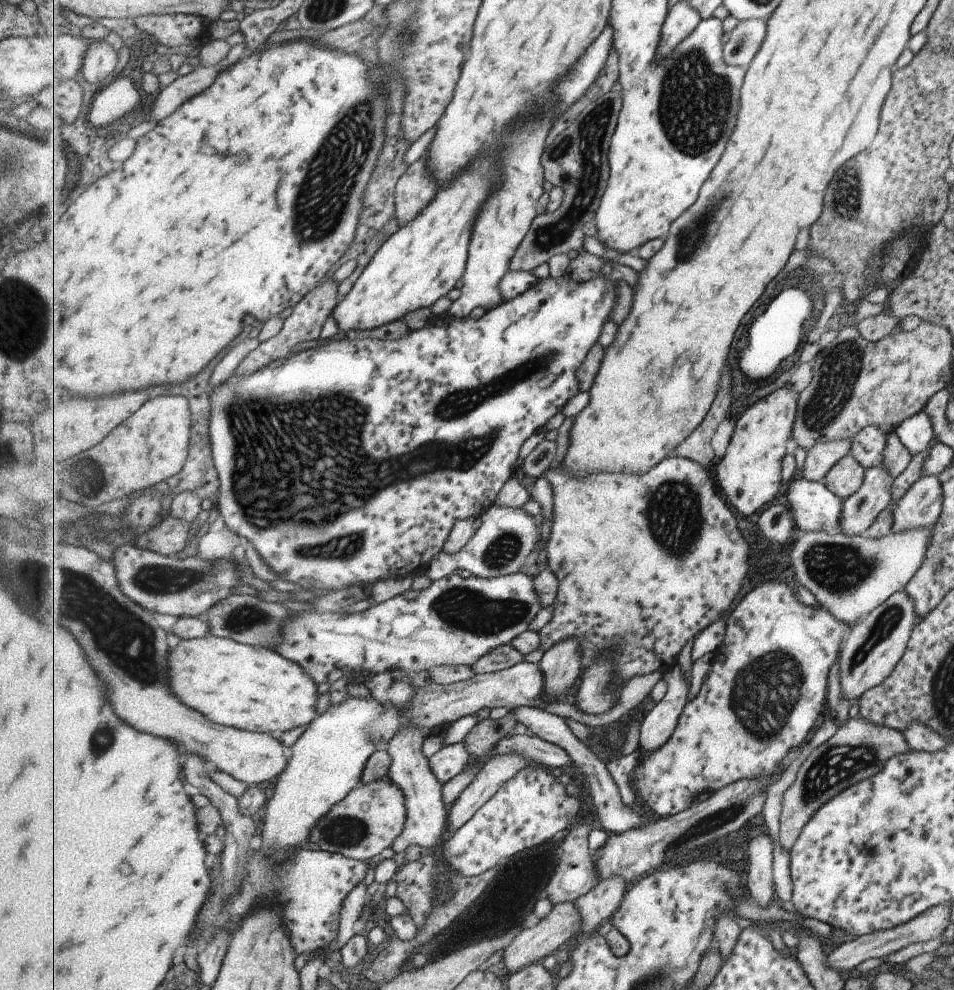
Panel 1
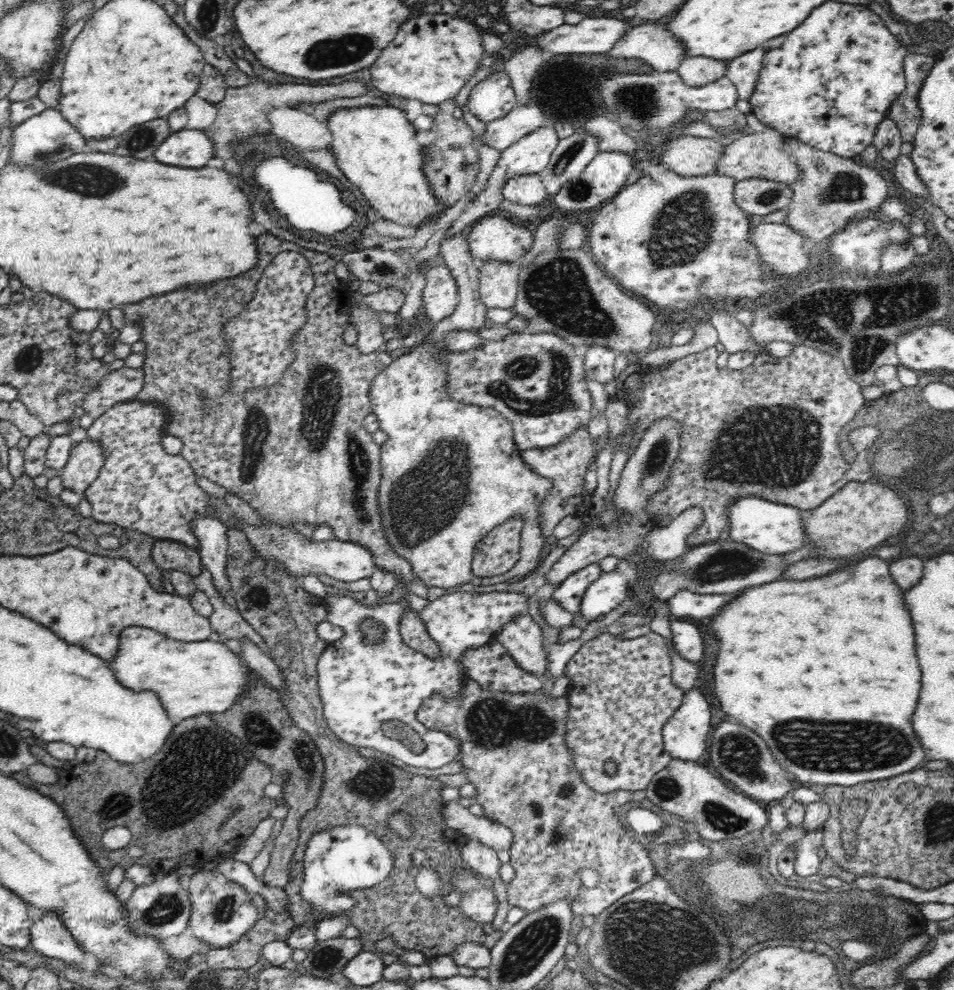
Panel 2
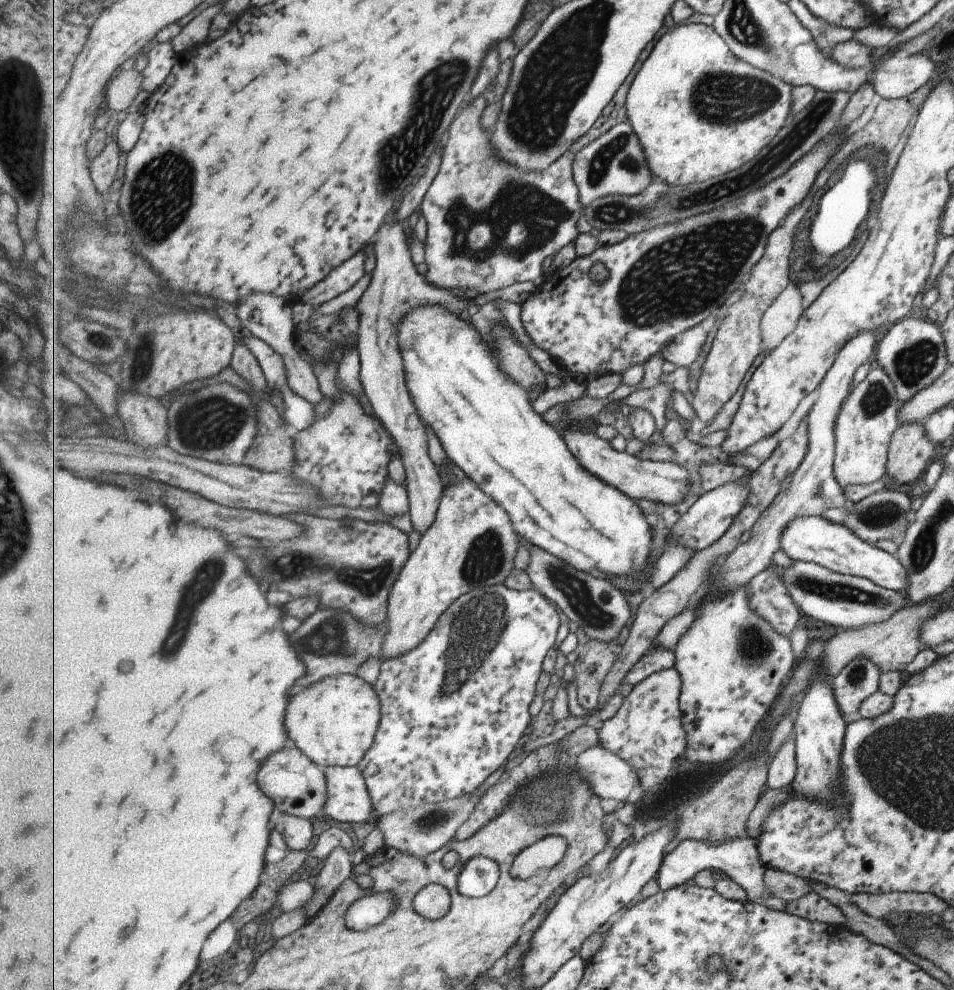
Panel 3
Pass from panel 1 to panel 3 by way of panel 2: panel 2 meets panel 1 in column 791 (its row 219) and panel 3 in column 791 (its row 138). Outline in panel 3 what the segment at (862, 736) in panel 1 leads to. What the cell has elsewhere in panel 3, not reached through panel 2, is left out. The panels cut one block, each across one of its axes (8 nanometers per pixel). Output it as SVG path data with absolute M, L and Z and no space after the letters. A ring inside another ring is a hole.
M785 787L782 789L771 789L760 798L753 814L748 820L748 834L756 840L760 838L764 824L771 816L771 813L784 805L794 796L794 787Z

